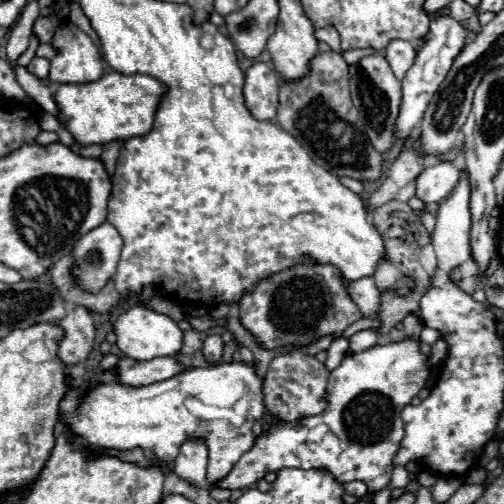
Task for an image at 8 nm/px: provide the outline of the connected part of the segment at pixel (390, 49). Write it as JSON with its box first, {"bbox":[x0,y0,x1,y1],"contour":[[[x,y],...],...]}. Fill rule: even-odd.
{"bbox":[384,38,416,80],"contour":[[[396,38],[396,40],[388,42],[384,54],[386,54],[386,60],[390,62],[390,66],[392,66],[394,74],[396,74],[396,78],[402,80],[404,74],[410,70],[414,58],[416,58],[414,42],[408,42],[408,40],[400,40],[400,38]]]}

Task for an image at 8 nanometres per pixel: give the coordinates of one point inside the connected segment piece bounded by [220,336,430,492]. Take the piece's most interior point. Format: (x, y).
(383, 379)

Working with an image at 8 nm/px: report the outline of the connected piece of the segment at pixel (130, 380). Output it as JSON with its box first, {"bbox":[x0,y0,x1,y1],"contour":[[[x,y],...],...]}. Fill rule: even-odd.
{"bbox":[116,356,182,386],"contour":[[[172,356],[154,358],[154,360],[148,360],[148,362],[122,358],[120,364],[116,366],[116,372],[118,372],[118,382],[120,384],[146,386],[146,384],[168,380],[168,378],[180,374],[182,366]]]}

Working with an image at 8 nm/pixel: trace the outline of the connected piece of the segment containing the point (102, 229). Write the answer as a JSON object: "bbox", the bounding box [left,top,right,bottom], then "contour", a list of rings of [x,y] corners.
{"bbox":[72,222,122,292],"contour":[[[104,222],[84,234],[84,238],[80,238],[72,250],[76,262],[74,276],[78,286],[84,292],[98,292],[116,272],[120,252],[122,238],[110,222]]]}

